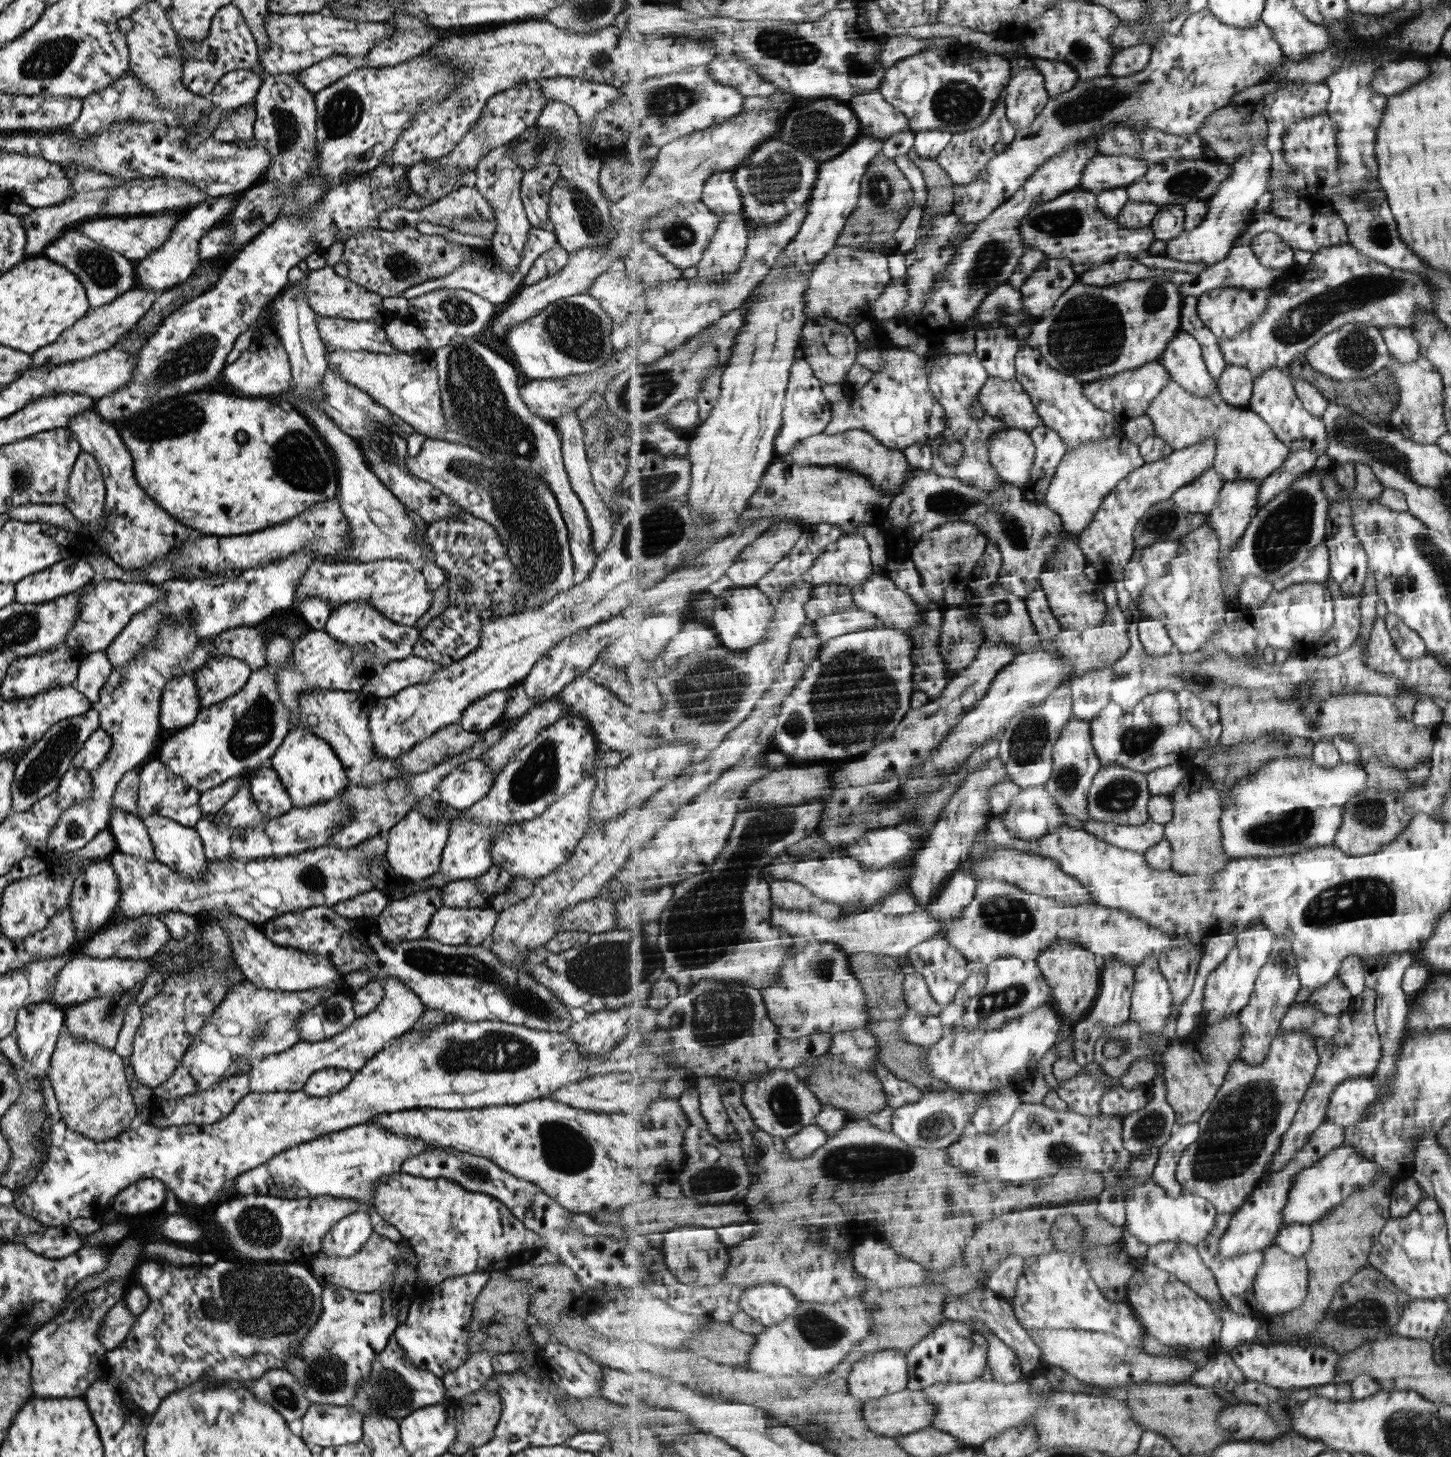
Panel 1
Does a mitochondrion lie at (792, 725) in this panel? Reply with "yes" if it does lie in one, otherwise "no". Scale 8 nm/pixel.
yes

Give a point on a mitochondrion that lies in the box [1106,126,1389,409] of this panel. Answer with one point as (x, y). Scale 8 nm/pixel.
(1180, 183)

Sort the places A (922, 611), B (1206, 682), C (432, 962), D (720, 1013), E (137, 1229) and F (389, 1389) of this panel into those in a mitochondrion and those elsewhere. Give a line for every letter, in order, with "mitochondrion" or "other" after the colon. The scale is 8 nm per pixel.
A: other
B: mitochondrion
C: mitochondrion
D: mitochondrion
E: other
F: mitochondrion

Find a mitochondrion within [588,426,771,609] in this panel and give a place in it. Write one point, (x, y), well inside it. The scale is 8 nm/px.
(656, 534)

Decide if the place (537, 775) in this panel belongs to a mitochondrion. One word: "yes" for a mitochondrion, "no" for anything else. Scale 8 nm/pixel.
yes

